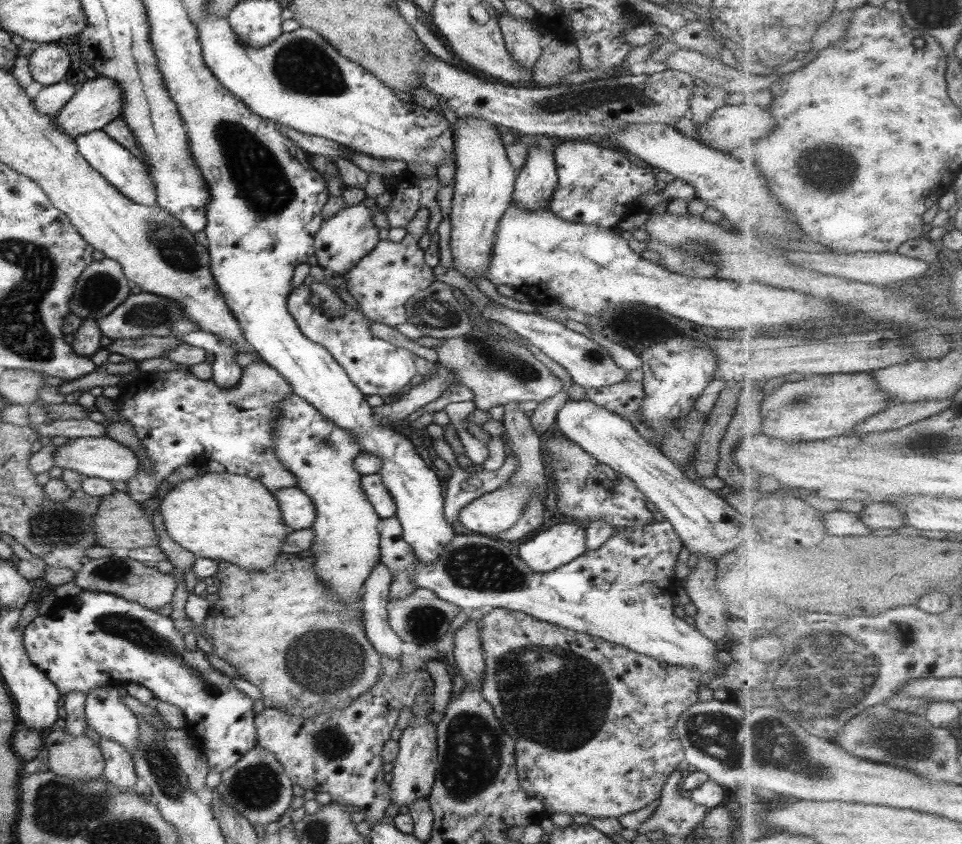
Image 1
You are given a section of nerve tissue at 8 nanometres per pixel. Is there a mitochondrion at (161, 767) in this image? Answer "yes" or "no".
yes

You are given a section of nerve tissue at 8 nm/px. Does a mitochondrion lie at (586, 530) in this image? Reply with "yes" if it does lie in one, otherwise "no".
no

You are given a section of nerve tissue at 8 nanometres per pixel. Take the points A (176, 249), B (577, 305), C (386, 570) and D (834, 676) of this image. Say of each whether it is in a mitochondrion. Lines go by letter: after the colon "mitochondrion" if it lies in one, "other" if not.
A: mitochondrion
B: other
C: other
D: mitochondrion

